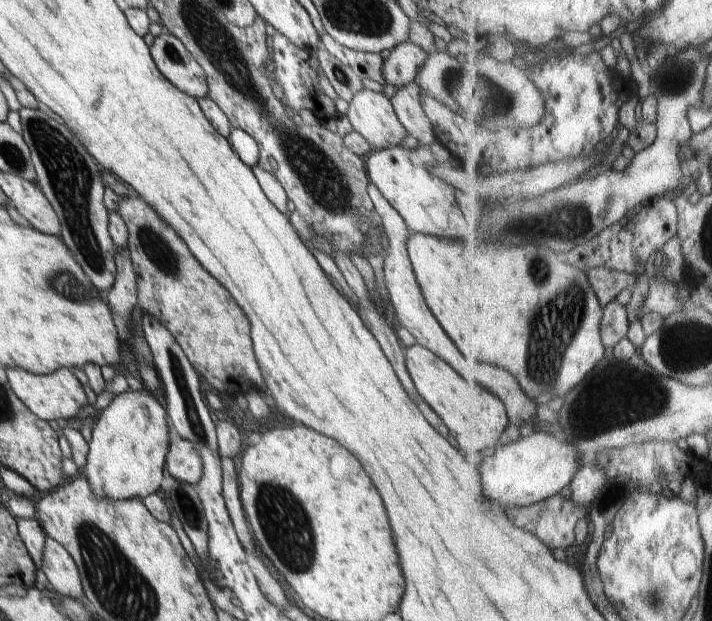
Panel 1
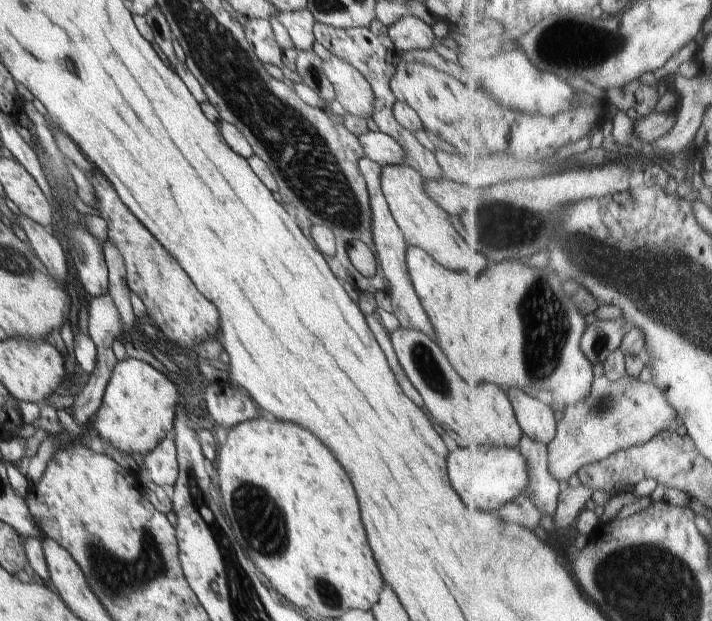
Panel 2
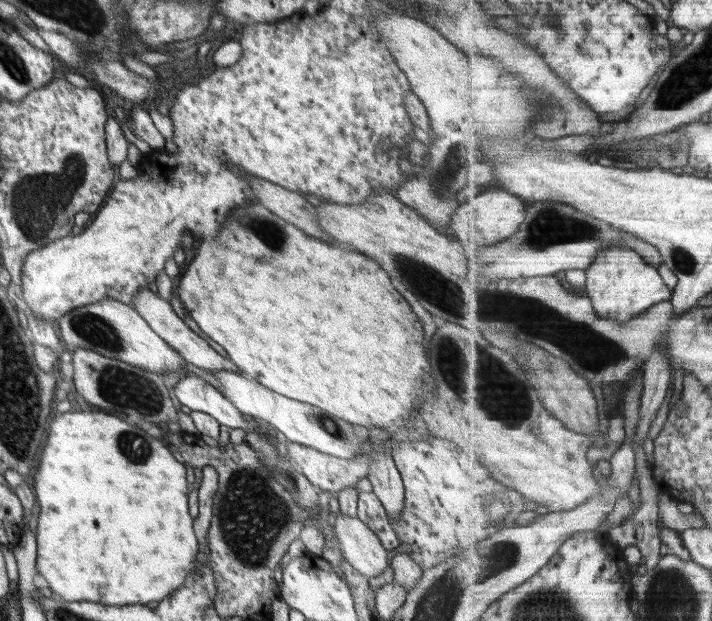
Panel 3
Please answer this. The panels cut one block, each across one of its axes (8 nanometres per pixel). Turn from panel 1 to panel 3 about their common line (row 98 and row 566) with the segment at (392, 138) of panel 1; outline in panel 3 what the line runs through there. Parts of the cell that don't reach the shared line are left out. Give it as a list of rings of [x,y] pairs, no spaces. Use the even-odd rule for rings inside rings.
[[[343,512],[337,516],[334,524],[335,536],[339,541],[339,548],[343,558],[350,563],[358,572],[361,572],[367,578],[380,576],[390,561],[388,560],[388,551],[383,547],[380,539],[368,528],[358,516],[346,516]]]

